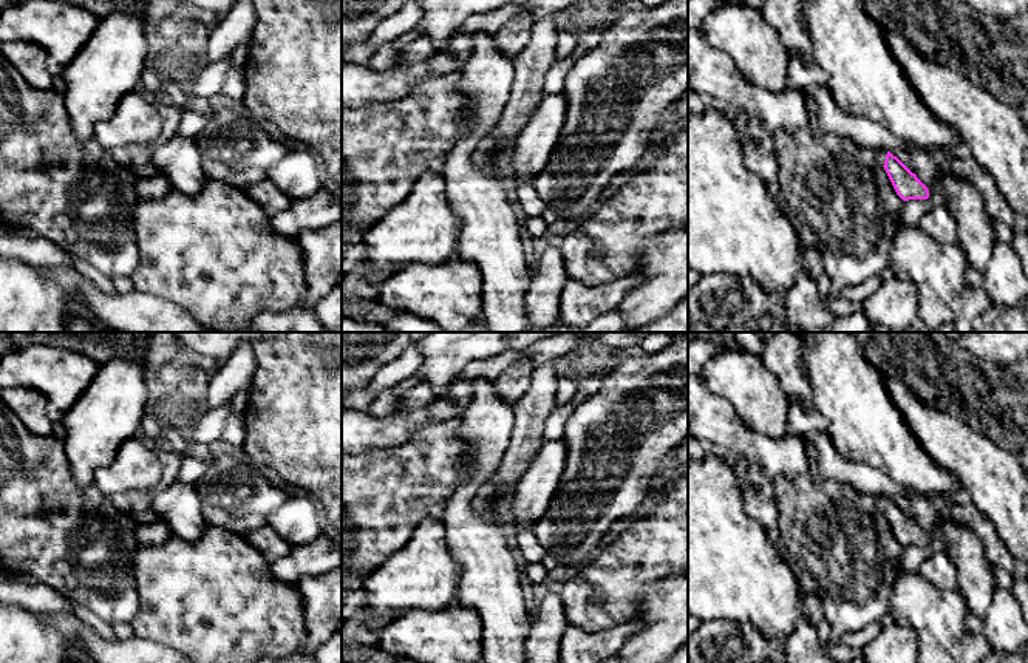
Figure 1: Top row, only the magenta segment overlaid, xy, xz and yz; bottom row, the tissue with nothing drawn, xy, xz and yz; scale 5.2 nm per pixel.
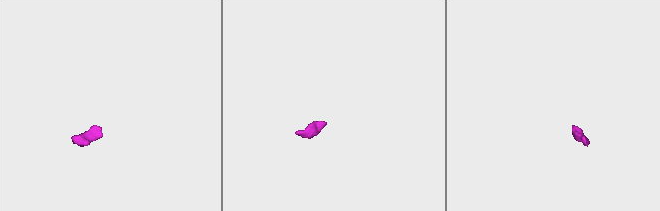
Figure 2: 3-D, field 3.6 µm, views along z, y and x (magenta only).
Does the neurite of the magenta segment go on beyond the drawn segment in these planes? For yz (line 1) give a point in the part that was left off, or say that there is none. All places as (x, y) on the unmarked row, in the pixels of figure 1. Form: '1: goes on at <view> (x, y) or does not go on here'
1: goes on at yz (881, 499)

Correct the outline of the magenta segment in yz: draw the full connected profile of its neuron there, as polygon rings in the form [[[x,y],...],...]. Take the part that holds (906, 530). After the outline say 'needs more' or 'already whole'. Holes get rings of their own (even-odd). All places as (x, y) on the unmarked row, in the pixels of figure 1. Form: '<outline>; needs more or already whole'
[[[878,495],[877,507],[884,513],[897,541],[903,547],[929,544],[928,533],[890,498]]]; needs more

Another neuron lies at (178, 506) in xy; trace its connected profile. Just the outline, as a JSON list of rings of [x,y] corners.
[[[173,481],[148,495],[156,519],[162,521],[172,536],[196,541],[207,524],[203,516],[199,493],[195,482]]]

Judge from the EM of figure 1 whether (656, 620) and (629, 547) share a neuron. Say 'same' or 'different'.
different

